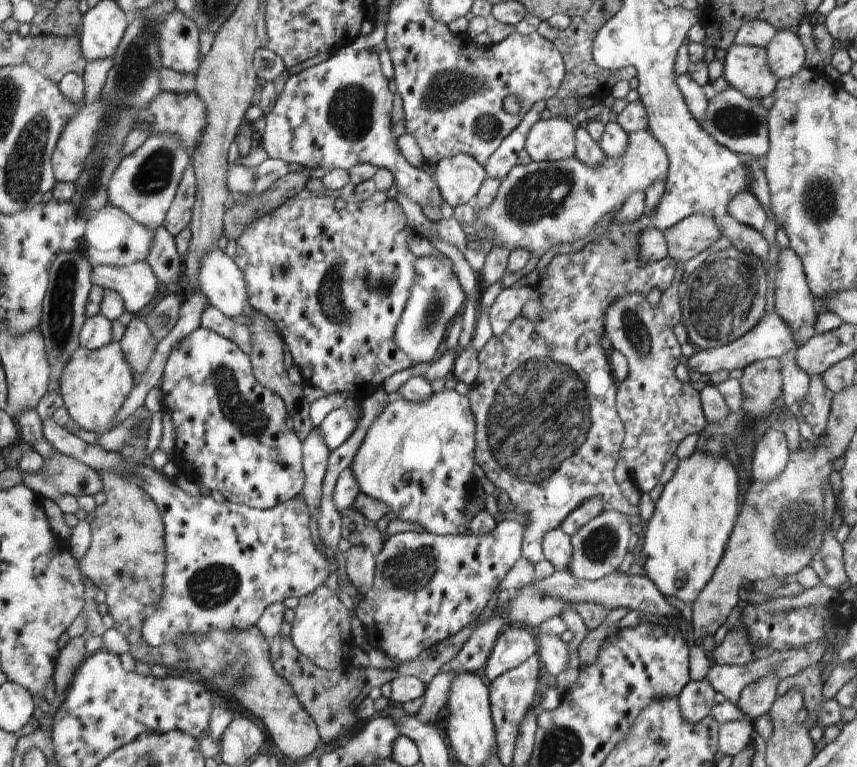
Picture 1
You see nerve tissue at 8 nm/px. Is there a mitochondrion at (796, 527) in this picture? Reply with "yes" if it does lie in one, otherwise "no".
yes

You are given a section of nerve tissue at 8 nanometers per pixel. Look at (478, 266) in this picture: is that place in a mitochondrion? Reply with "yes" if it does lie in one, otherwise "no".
no

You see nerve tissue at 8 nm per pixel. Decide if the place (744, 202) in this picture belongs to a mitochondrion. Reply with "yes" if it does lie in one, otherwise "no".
no

